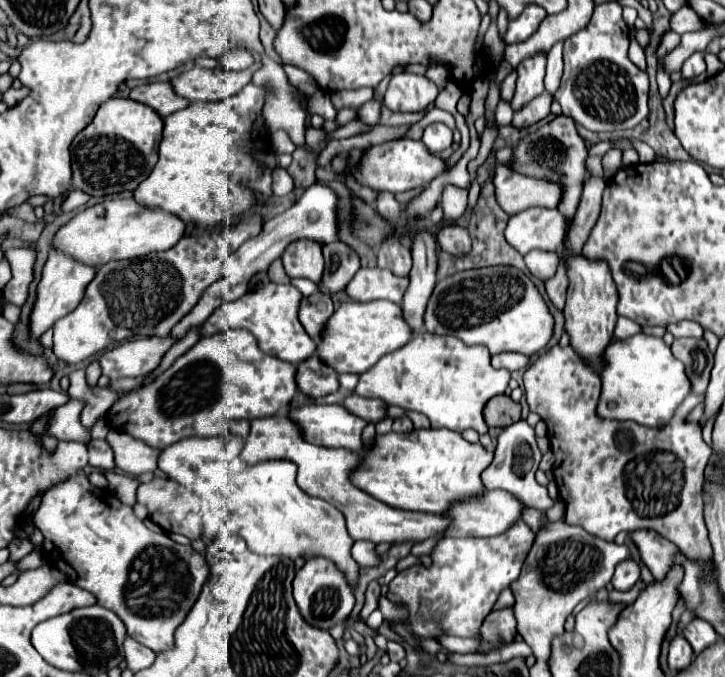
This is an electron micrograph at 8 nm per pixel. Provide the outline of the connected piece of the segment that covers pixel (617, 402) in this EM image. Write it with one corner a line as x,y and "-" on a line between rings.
635,334
625,340
611,342
605,350
605,368
601,372
601,398
597,412
603,418
633,420
641,426
663,428
673,418
679,402
691,394
691,382
683,362
675,360
669,346
655,336

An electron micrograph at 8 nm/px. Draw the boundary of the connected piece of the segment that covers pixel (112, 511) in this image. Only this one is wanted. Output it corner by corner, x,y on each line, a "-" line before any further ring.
83,472
51,486
43,494
41,508
33,514
31,522
41,528
45,536
43,554
49,564
63,570
73,584
95,594
99,606
113,610
123,620
125,628
129,628
129,636
139,644
151,648
153,652
171,650
175,628
187,618
209,576
209,566
199,552
191,546
173,542
163,532
149,530
133,514
131,506
119,502
107,490
95,488

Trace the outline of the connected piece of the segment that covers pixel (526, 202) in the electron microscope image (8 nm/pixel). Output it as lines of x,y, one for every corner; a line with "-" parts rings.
499,164
495,168
495,196
509,216
531,206
557,208
563,198
563,184
523,176
517,170

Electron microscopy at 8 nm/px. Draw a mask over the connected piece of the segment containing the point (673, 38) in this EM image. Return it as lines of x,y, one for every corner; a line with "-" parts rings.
667,30
667,32
663,34
663,38
661,38
659,46
657,46
657,58
663,58
665,54
669,54
677,44
679,44
679,34
675,34
675,32

